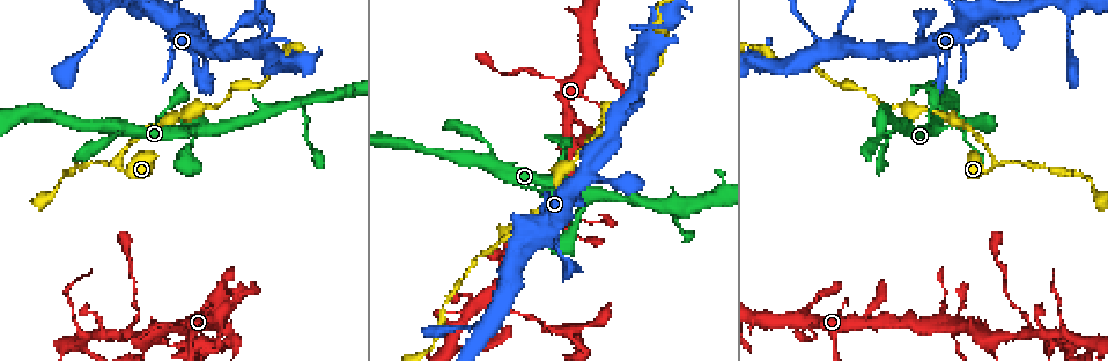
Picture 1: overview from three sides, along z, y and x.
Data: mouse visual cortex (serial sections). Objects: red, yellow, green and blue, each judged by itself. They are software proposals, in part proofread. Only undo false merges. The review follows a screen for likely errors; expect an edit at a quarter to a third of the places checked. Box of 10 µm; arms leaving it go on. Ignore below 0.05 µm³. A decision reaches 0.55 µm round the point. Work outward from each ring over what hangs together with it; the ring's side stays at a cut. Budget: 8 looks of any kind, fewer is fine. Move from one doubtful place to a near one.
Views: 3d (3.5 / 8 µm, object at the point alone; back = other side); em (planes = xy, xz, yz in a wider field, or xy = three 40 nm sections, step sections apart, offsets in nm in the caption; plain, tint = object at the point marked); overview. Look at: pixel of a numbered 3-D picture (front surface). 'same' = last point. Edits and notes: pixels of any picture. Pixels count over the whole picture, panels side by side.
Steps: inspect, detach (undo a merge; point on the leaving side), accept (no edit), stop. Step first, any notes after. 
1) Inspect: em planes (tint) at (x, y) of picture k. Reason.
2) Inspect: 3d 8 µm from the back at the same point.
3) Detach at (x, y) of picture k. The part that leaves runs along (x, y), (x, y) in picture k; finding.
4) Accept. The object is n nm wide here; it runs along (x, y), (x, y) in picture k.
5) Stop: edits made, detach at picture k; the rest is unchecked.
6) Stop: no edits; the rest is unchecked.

Inspect: 3d 8 µm at (585, 194) of picture 1. Two arms in line, one across.

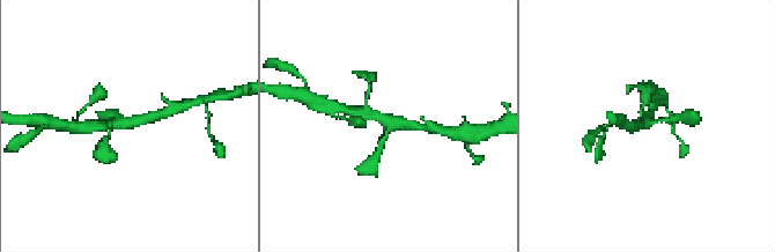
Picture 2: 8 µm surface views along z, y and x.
Inspect: 3d 3.5 µm at the same point.

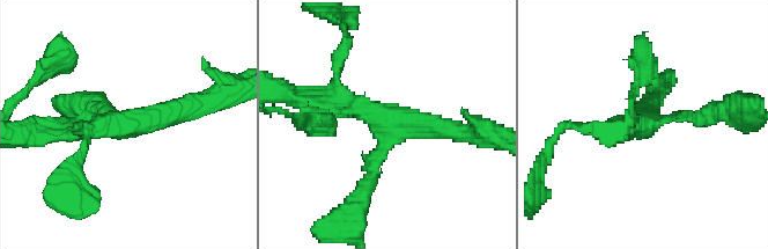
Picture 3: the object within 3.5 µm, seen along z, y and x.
Inspect: em xy step 1 (tint) at (642, 119) of picture 3. 3 arms meet here; the arms are 150, 300, 300 nm wide.

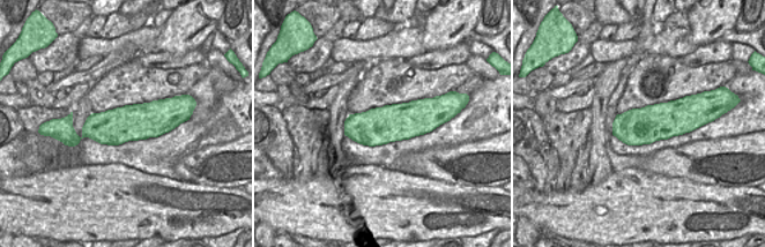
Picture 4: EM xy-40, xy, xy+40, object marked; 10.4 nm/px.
Accept. It runs along (54, 132), (150, 122), (200, 101) in picture 3; one cell here.

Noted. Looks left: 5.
Inspect: 3d 3.5 µm at (630, 100) of picture 1. Small branch off a trunk.

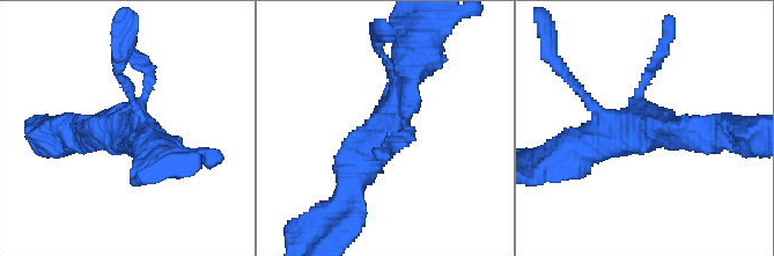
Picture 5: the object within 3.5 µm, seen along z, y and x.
Inspect: em planes (tint) at (384, 130) of picture 5. 4 arms meet here; the arms are 150, 150, 400, 450 nm wide.

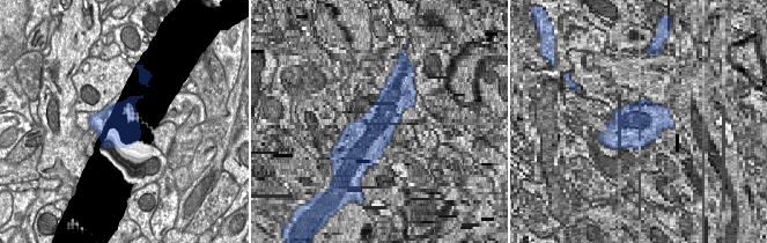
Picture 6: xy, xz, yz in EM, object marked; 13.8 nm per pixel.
Accept. It runs along (346, 196), (396, 110), (410, 68) in picture 5; all the same cell.

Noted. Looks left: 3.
Inspect: em xy step 5 (tint) at (952, 102) of picture 1.

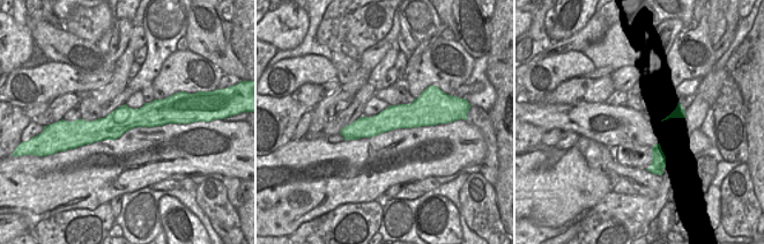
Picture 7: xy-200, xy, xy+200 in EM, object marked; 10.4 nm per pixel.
Inspect: 3d 3.5 µm from the back at the same point.

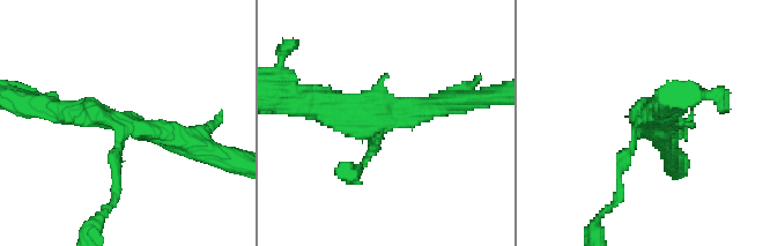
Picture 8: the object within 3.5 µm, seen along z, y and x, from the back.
Accept. Continuous, no second cell.

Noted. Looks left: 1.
Stop: no edits; the rest is unchecked.

